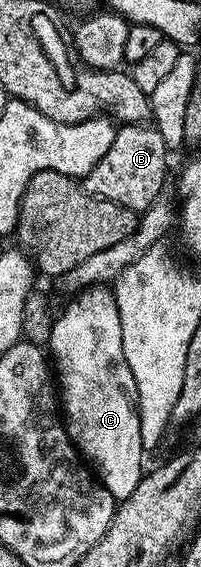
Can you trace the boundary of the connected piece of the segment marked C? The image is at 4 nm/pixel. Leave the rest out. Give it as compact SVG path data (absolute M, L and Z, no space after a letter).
M103 284L80 289L70 300L72 302L64 308L63 314L61 310L56 317L49 343L49 354L53 359L54 373L57 375L57 386L61 391L61 414L65 419L71 443L89 463L99 483L116 500L122 500L133 496L133 488L137 488L137 484L143 479L145 439L141 436L137 384L133 380L133 372L129 372L129 364L125 360L125 348L121 344L121 316L117 312L114 293Z

